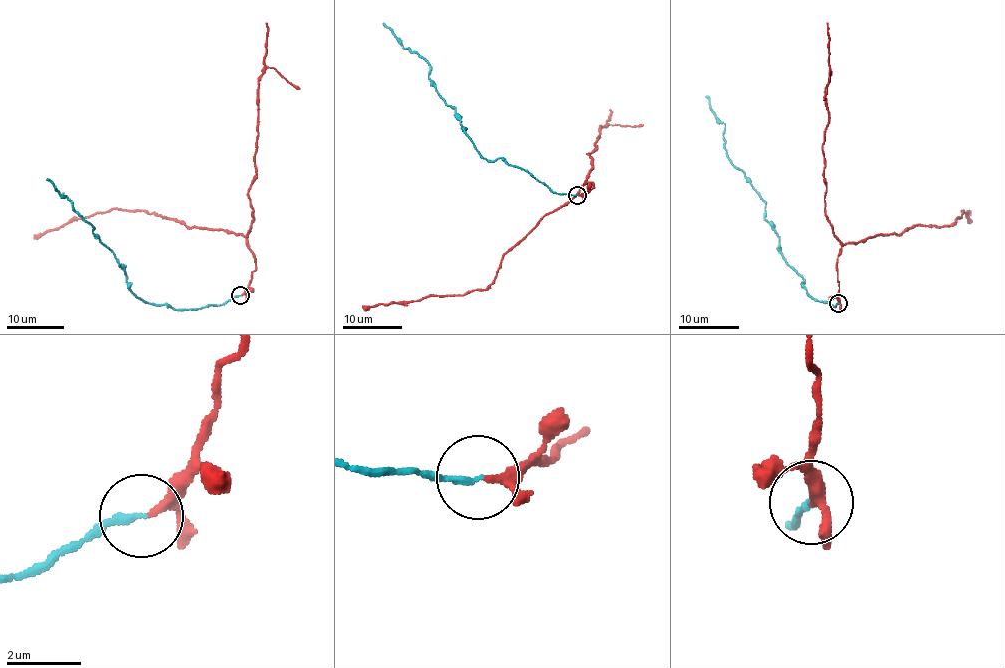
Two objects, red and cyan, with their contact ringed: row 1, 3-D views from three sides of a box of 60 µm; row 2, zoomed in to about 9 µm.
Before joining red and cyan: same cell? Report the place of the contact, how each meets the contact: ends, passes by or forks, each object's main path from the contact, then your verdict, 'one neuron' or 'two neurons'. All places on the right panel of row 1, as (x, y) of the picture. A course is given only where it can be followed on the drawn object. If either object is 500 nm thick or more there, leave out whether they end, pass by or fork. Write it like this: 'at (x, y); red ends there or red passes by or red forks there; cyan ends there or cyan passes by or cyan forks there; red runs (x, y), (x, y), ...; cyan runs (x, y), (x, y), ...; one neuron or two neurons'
at (838, 303); red passes by; cyan ends there; red runs (837, 303), (837, 268), (846, 243), (918, 225), (955, 223), (962, 210), (969, 222); cyan runs (837, 303), (808, 295), (805, 280), (783, 255), (762, 199), (731, 160), (725, 125), (705, 96); one neuron

